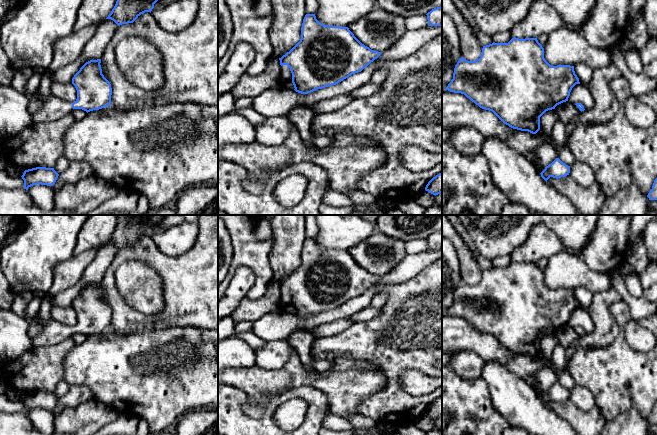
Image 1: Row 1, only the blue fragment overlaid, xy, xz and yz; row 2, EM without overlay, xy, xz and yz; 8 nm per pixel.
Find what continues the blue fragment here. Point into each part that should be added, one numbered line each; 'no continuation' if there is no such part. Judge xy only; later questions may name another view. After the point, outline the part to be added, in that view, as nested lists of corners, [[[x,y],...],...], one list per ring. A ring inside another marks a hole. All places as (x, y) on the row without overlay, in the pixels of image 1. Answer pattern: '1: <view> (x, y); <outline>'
1: xy (53, 332); [[[49,320],[46,322],[42,331],[32,338],[32,346],[52,346],[71,338],[72,334],[73,332],[71,326],[61,324],[54,320]]]

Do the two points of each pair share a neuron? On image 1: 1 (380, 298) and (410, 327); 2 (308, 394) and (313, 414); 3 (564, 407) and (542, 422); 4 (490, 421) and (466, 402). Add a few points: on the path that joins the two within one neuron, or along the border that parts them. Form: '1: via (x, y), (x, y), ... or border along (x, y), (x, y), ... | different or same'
1: border along (382, 291), (386, 295), (386, 301), (380, 308) | different
2: via (313, 399), (313, 409) | same
3: border along (547, 405), (569, 424) | different
4: via (484, 418), (472, 408) | same

